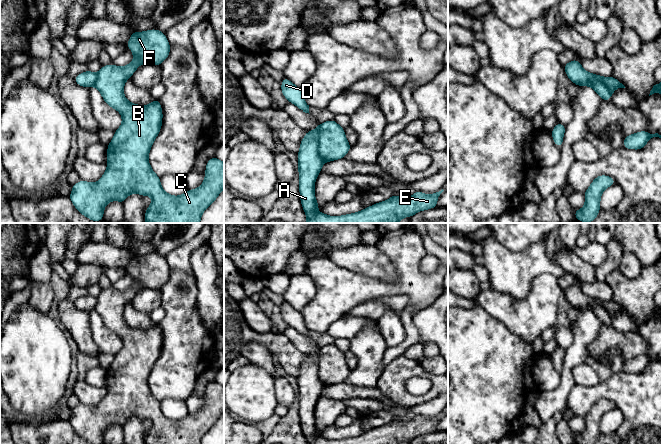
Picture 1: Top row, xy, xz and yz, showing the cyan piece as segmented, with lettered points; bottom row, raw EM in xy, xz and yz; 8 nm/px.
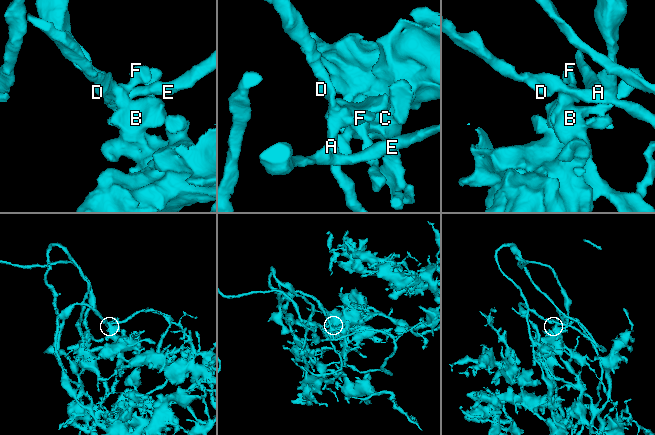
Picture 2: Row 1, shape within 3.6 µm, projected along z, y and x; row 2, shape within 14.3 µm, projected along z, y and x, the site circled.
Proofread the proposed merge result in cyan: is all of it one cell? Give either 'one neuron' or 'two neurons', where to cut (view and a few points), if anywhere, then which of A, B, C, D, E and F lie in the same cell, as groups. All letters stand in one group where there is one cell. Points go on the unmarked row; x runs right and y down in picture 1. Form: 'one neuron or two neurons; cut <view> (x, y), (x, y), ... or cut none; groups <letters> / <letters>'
one neuron; cut none; groups A B C D E F

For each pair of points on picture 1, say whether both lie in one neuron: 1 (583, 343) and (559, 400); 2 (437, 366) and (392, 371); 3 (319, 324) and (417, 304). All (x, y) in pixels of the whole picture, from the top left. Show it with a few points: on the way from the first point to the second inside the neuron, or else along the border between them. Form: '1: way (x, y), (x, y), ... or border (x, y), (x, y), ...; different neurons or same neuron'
1: way (573, 357), (567, 367), (567, 384), (565, 386); same neuron
2: border (419, 362), (424, 369), (437, 375); different neurons
3: way (344, 299), (354, 289), (396, 289); same neuron

